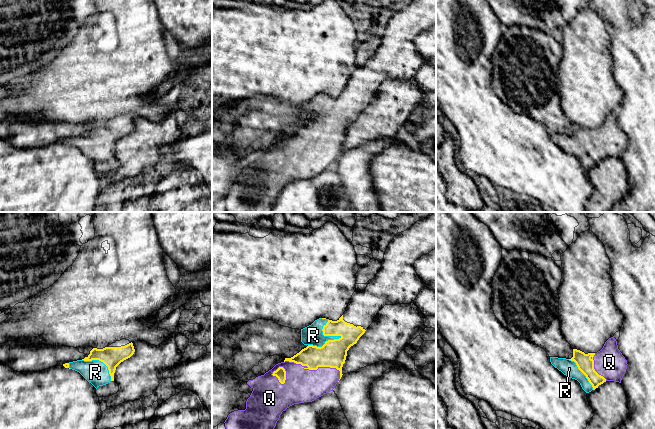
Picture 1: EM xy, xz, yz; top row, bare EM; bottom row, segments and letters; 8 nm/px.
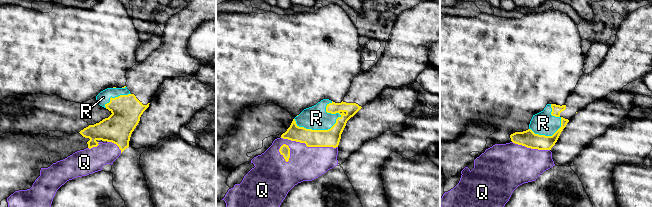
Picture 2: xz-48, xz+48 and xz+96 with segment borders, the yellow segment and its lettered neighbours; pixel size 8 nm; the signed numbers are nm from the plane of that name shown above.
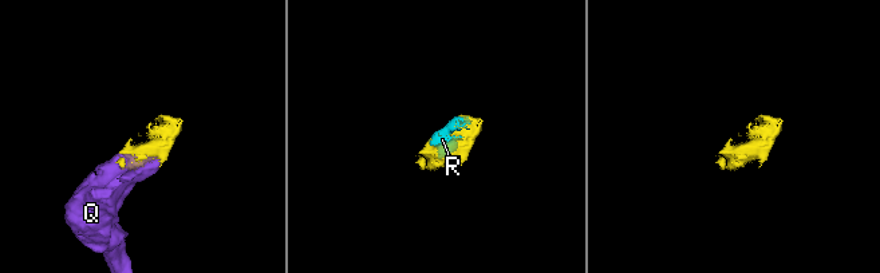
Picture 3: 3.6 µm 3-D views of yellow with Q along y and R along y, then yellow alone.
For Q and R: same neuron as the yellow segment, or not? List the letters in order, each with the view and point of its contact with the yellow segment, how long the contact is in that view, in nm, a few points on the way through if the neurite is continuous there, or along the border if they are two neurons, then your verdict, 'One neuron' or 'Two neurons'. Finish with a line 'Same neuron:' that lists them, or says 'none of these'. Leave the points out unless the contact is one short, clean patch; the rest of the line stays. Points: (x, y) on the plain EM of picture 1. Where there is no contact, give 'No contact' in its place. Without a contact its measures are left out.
Q: Touches yellow at xz (315, 145). Shared border 480 nm. One neuron
R: Touches yellow at xz (325, 119). Shared border 280 nm. One neuron
Same neuron: Q, R

